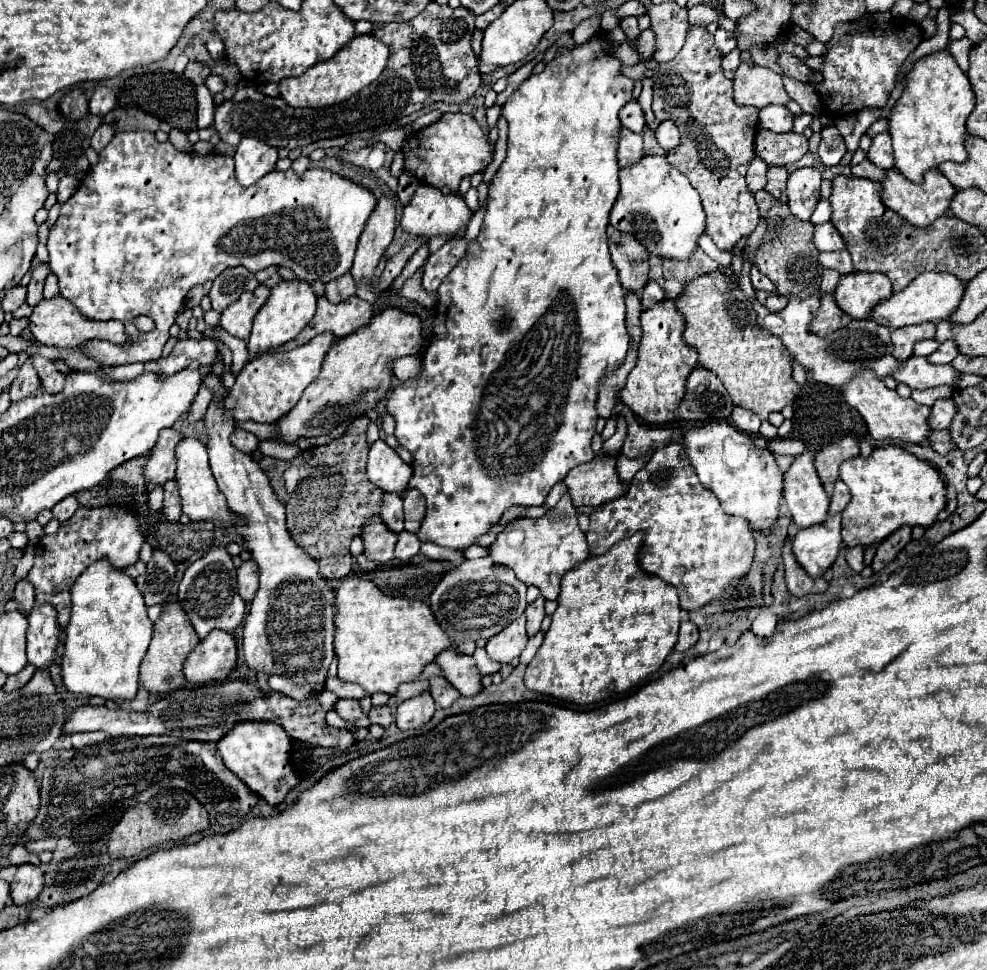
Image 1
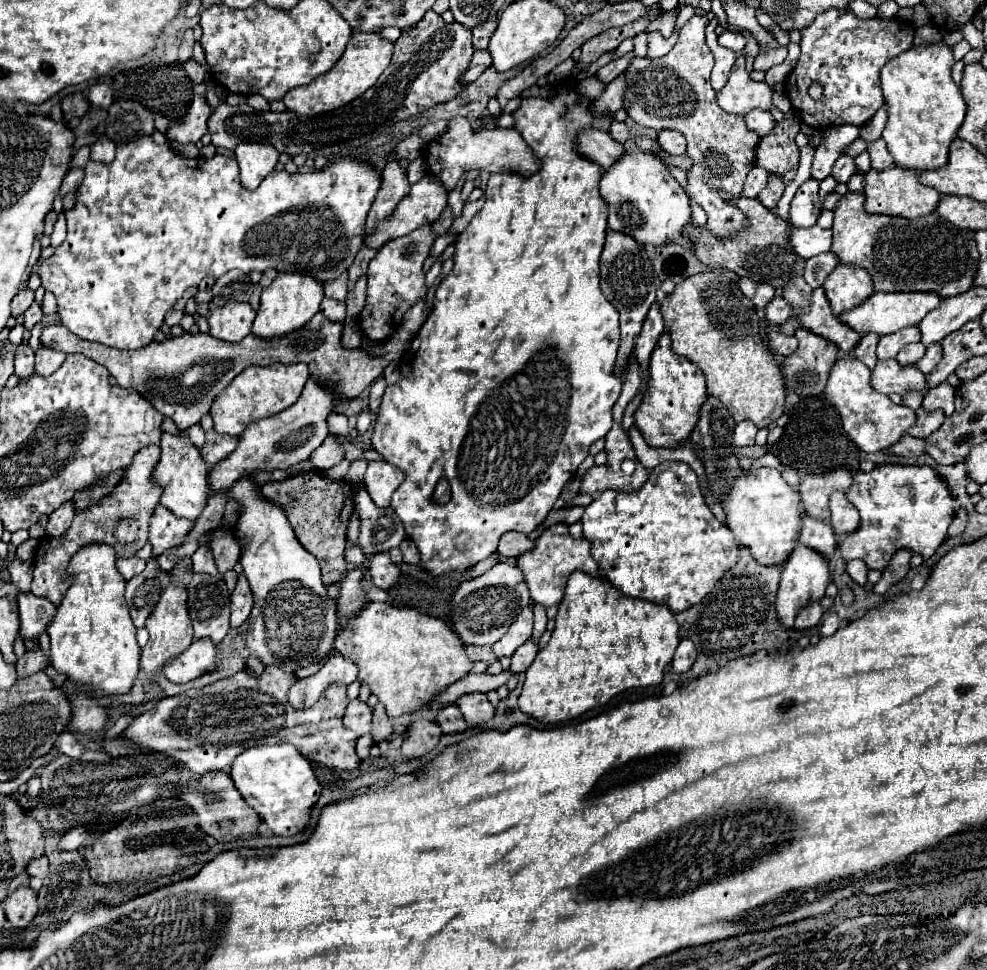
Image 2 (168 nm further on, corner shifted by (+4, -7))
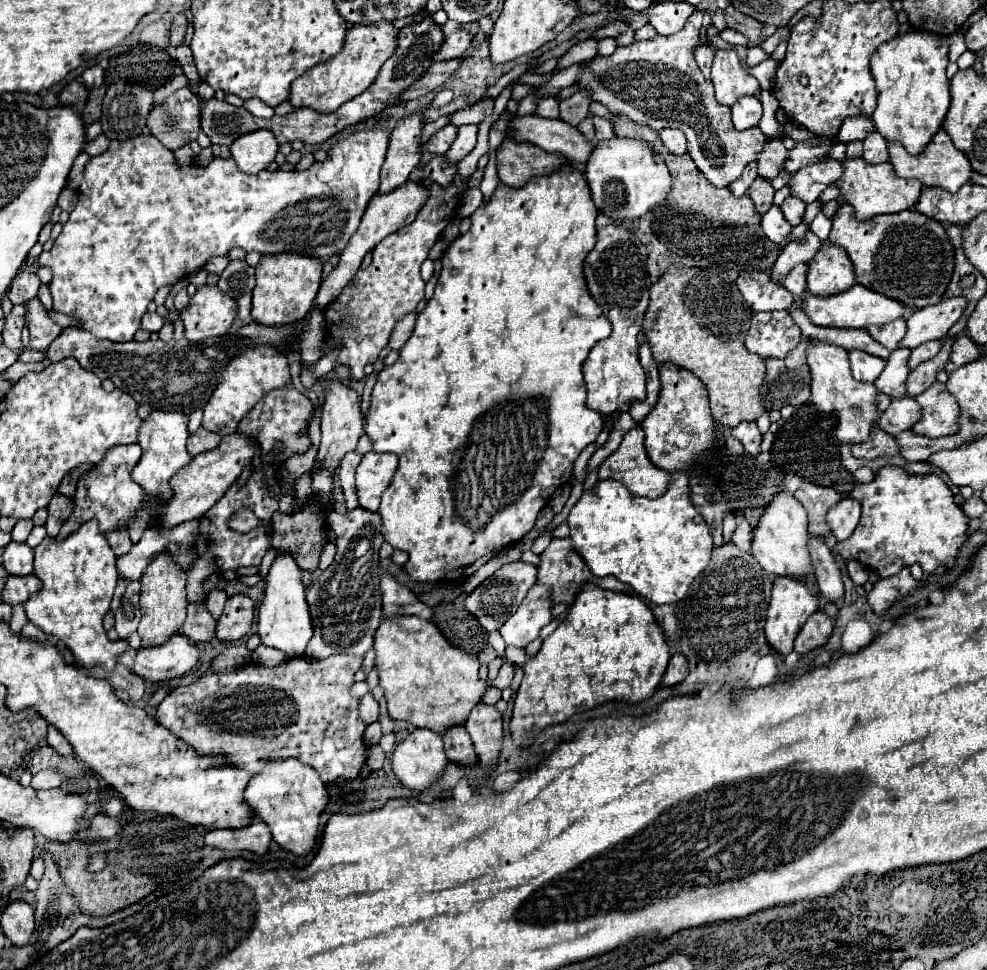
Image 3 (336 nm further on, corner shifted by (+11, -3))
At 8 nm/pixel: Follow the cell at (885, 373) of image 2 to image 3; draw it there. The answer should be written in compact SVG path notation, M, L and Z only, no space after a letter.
M850 351L850 363L854 379L864 383L874 383L882 373L882 369L886 367L886 359L862 351Z

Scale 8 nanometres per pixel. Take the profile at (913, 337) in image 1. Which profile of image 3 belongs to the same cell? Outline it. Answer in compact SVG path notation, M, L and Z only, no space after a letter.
M896 319L894 323L888 323L882 327L868 327L868 333L874 337L874 341L884 345L888 351L894 351L902 341L902 337L906 335L906 321Z

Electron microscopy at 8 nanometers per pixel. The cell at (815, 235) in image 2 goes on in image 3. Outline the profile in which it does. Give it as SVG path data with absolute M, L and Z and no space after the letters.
M772 205L764 215L762 215L762 231L764 235L778 243L778 245L786 245L790 243L790 233L792 233L792 225L784 219L782 209L778 205Z

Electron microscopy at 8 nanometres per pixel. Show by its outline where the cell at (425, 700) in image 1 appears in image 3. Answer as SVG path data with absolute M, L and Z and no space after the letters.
M414 729L412 733L408 733L404 741L396 743L394 753L392 753L392 769L396 777L400 779L402 785L416 789L416 791L424 791L428 785L432 785L442 775L446 763L448 759L444 755L442 737L430 729Z

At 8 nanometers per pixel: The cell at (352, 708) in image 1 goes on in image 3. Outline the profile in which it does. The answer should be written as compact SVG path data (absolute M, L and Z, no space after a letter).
M368 693L368 695L364 695L364 697L360 699L358 711L360 711L360 717L362 717L362 721L364 721L366 725L370 725L372 721L378 719L378 703L374 701L372 693Z

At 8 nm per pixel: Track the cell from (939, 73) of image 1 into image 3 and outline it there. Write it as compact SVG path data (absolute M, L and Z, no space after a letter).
M912 31L906 35L896 35L892 41L888 41L884 47L880 47L872 57L872 77L876 81L876 93L878 93L878 107L872 115L876 131L890 143L900 143L910 155L922 155L936 135L940 131L942 121L950 107L950 87L946 77L946 65L948 65L948 37L934 35L926 31Z

